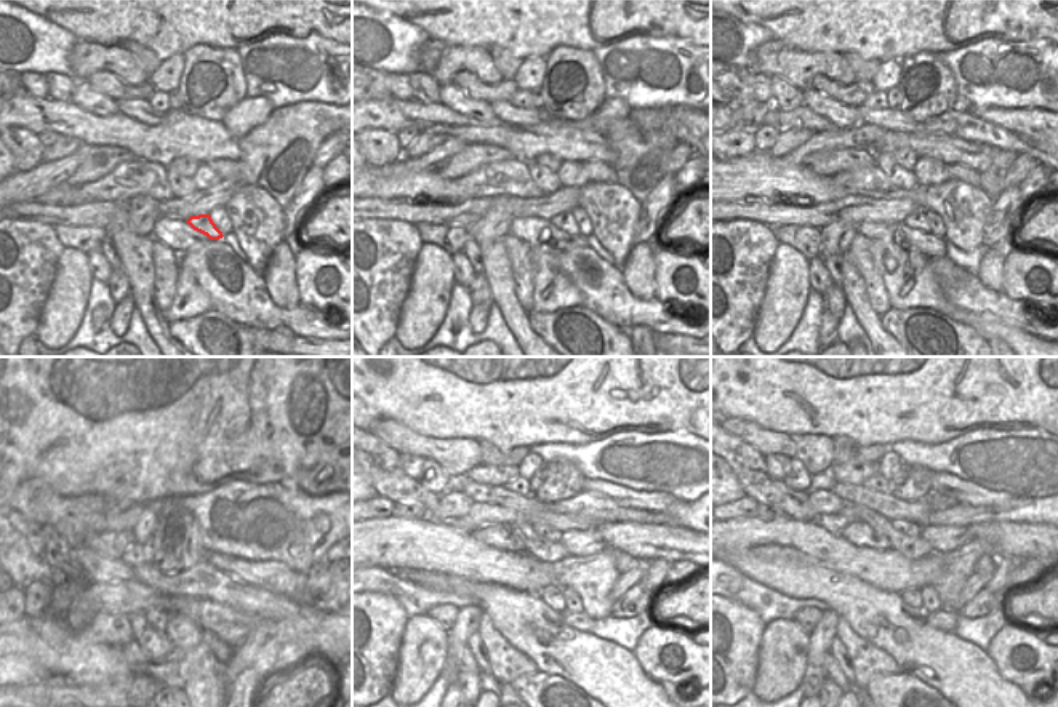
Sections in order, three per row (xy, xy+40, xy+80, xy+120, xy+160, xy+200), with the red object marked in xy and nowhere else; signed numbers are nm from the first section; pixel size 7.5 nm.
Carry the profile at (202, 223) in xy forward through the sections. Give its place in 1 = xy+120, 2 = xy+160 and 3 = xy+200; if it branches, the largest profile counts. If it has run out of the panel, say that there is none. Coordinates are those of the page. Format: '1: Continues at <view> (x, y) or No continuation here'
1: Continues at xy+120 (191, 594)
2: Continues at xy+160 (553, 595)
3: Continues at xy+200 (911, 595)

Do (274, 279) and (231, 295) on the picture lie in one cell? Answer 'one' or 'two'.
two

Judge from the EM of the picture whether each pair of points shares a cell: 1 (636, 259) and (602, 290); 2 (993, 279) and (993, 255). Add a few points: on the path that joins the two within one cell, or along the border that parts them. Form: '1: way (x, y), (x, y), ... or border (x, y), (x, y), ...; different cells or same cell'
1: border (620, 269), (625, 285), (645, 301); different cells
2: way (993, 272), (993, 261); same cell

